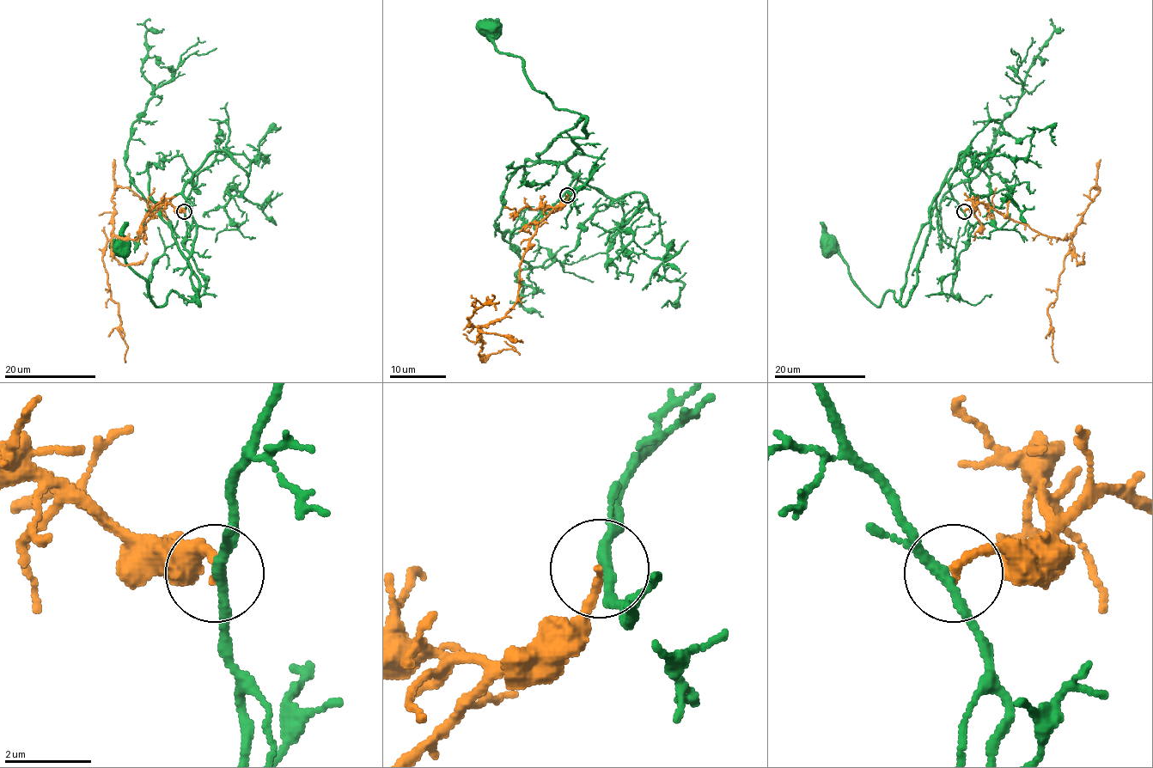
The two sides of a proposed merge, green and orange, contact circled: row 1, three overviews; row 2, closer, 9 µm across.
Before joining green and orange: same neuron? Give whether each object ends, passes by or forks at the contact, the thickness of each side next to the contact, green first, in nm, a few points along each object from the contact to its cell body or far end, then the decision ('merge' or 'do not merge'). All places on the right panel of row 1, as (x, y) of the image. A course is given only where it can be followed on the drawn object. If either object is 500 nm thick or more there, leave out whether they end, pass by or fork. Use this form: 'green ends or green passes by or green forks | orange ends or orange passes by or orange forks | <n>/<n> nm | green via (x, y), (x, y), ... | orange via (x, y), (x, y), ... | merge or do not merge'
green passes by | orange ends | 220/200 nm | green via (964, 211), (946, 182), (929, 211), (917, 285), (902, 306), (892, 291), (876, 306), (829, 245) | orange via (964, 211), (980, 202), (1040, 233), (1064, 239), (1070, 236), (1057, 298), (1047, 308), (1053, 358), (1058, 362) | merge

